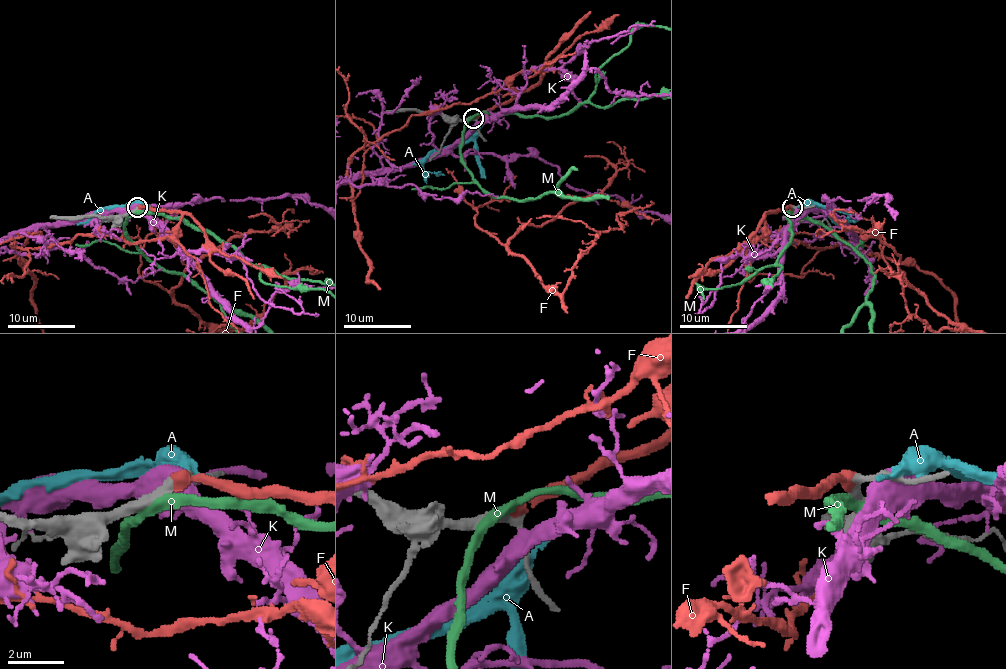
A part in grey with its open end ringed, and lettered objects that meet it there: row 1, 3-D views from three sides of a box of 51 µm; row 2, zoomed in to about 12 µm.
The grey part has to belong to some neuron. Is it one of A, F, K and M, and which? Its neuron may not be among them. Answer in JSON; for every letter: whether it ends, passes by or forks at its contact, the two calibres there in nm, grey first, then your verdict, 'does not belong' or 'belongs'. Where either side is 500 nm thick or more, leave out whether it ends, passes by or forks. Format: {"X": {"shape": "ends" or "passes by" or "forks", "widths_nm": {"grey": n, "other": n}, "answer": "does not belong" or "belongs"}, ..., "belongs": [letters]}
{"A": {"widths_nm": {"grey": 190, "other": 500}, "answer": "does not belong"}, "F": {"shape": "ends", "widths_nm": {"grey": 340, "other": 440}, "answer": "belongs"}, "K": {"widths_nm": {"grey": 240, "other": 600}, "answer": "does not belong"}, "M": {"shape": "passes by", "widths_nm": {"grey": 360, "other": 360}, "answer": "does not belong"}, "belongs": ["F"]}

